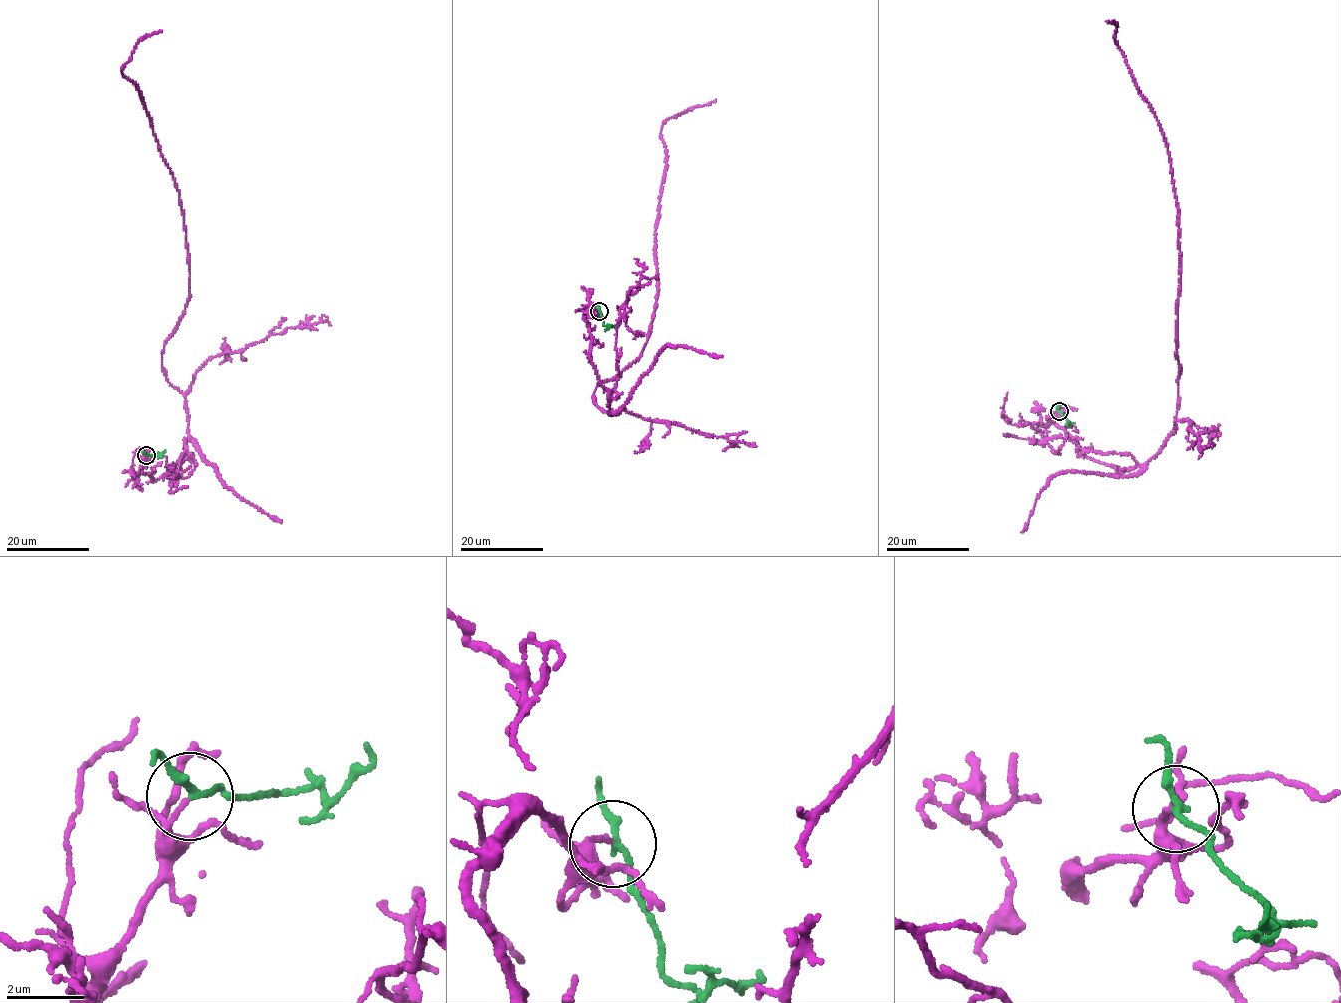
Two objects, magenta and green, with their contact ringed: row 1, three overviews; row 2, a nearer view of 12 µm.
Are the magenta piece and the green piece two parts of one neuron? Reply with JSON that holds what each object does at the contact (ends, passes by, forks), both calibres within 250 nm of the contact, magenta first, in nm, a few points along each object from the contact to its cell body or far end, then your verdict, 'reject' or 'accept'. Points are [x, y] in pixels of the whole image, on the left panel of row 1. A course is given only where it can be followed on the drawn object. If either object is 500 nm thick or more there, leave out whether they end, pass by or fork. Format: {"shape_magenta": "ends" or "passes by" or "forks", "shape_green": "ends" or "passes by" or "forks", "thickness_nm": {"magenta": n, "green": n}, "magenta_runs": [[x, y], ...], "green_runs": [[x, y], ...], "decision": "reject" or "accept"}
{"shape_magenta": "passes by", "shape_green": "passes by", "thickness_nm": {"magenta": 90, "green": 180}, "magenta_runs": [[146, 455], [134, 476], [157, 479], [188, 440], [162, 367], [190, 296], [184, 218], [122, 70], [161, 31]], "green_runs": [[146, 455], [161, 456], [164, 450]], "decision": "accept"}

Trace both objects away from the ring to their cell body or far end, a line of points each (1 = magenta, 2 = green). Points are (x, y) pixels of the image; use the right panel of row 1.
1: (1058, 411), (1048, 418), (1087, 457), (1132, 470), (1174, 430), (1178, 407), (1167, 144), (1106, 21)
2: (1059, 411), (1069, 422), (1067, 424), (1068, 421)

